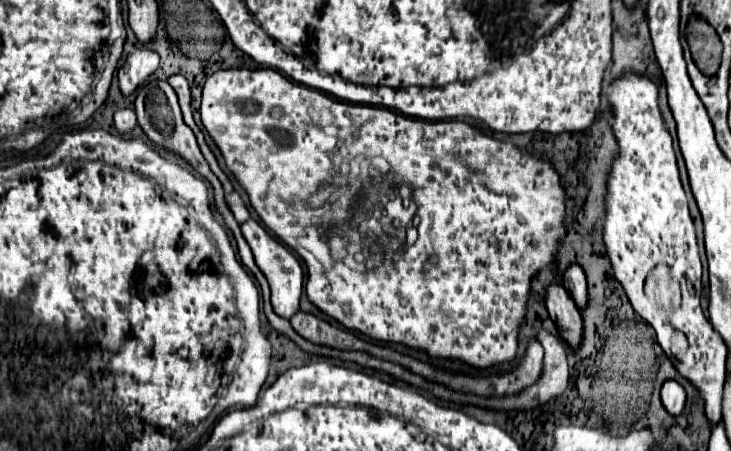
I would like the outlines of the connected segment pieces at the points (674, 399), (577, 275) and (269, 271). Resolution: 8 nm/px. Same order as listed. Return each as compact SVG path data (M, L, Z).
M665 381L661 389L661 403L667 413L677 417L685 407L685 391L677 381Z
M571 265L565 275L563 275L563 287L569 291L569 295L573 297L575 305L579 309L585 309L587 307L587 279L585 279L585 273L579 265Z
M249 219L241 225L241 229L243 229L243 237L247 239L247 243L253 251L255 263L259 265L259 269L263 271L263 275L269 281L271 303L273 303L275 313L279 313L279 317L291 319L299 311L299 297L301 297L301 291L303 291L303 269L299 265L297 257L281 241L277 241L267 229L263 229L257 221Z

